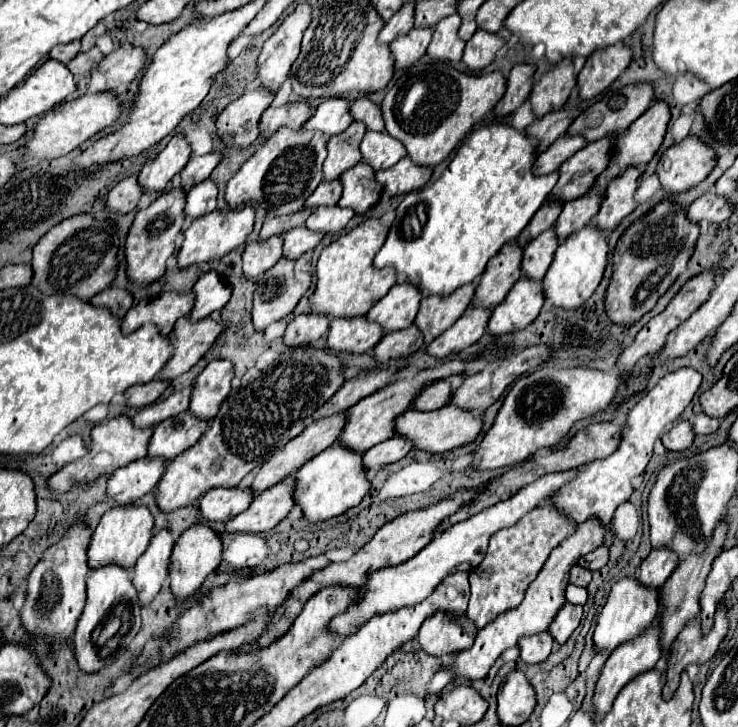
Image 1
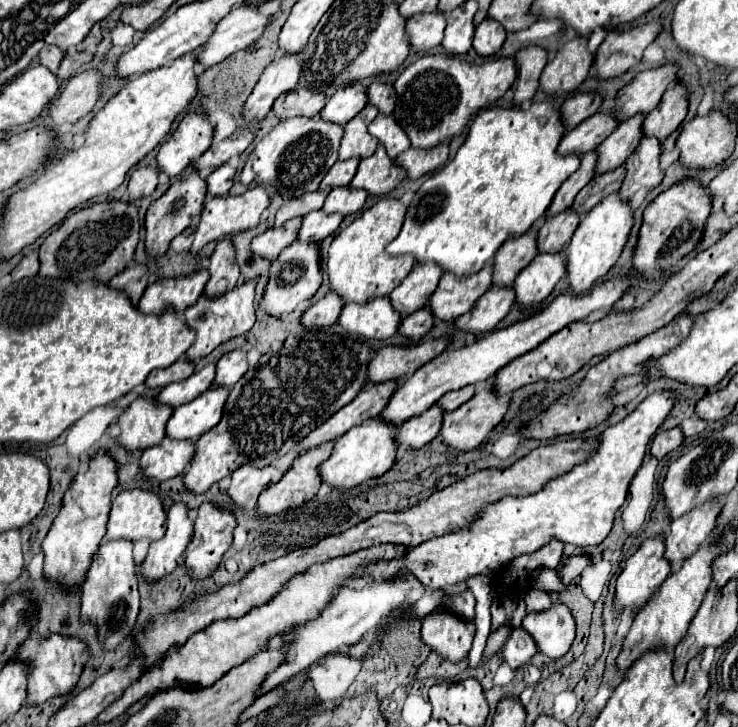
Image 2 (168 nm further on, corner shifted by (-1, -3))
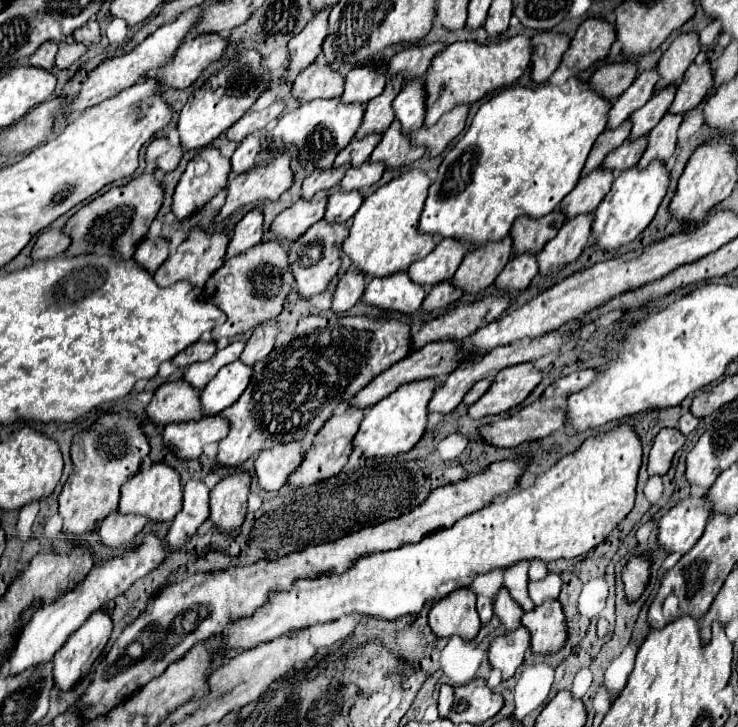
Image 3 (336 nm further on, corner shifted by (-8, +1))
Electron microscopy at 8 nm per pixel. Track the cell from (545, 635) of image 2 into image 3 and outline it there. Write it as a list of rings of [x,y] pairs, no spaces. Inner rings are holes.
[[[545,600],[541,606],[535,606],[531,612],[525,612],[521,624],[531,634],[533,654],[549,654],[565,644],[567,628],[559,600]]]

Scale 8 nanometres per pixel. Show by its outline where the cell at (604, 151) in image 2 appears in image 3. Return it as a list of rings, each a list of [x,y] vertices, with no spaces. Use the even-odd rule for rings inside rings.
[[[675,84],[665,86],[665,88],[657,90],[643,108],[639,108],[635,114],[631,114],[631,122],[633,122],[631,138],[643,136],[643,132],[649,132],[651,128],[655,128],[655,124],[667,114],[667,110],[673,102],[673,96],[675,96]]]

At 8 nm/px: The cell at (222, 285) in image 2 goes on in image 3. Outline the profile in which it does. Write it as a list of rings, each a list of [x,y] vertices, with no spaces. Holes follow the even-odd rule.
[[[257,206],[253,210],[249,210],[235,226],[235,232],[229,242],[225,258],[237,256],[237,254],[249,250],[251,246],[259,244],[261,238],[263,238],[263,210]]]

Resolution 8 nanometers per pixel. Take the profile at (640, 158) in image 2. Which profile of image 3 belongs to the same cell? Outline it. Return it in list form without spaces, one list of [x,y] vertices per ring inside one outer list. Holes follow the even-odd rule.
[[[665,114],[661,122],[649,132],[649,146],[639,162],[639,166],[647,166],[651,160],[667,162],[677,144],[677,130],[683,122],[683,114]]]

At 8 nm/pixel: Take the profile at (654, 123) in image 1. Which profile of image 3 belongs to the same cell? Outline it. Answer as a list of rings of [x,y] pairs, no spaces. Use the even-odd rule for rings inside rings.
[[[709,62],[703,64],[691,64],[685,72],[683,82],[677,88],[675,100],[669,108],[669,112],[687,112],[701,104],[701,100],[707,96],[709,88],[713,86],[713,68]]]

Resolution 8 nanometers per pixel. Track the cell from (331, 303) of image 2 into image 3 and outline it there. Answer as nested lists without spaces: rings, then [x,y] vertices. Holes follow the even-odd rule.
[[[351,268],[343,274],[343,278],[337,284],[335,290],[335,298],[333,298],[333,312],[347,312],[349,308],[353,308],[361,296],[365,292],[365,276],[361,270]]]

